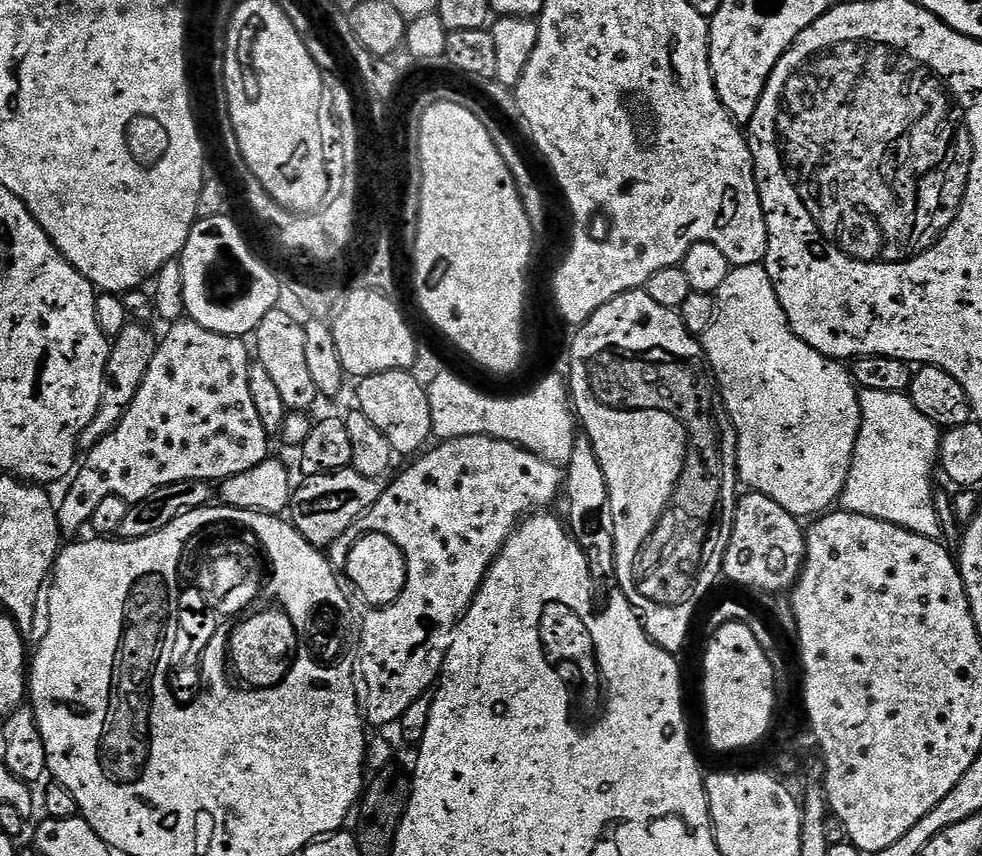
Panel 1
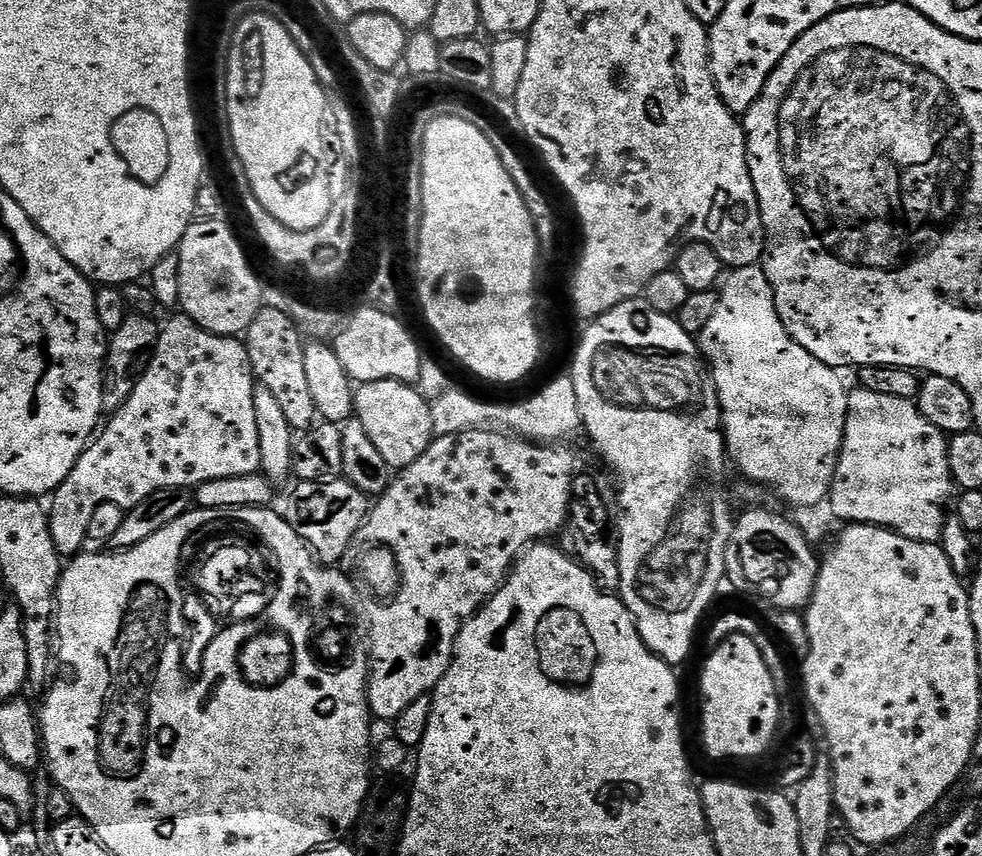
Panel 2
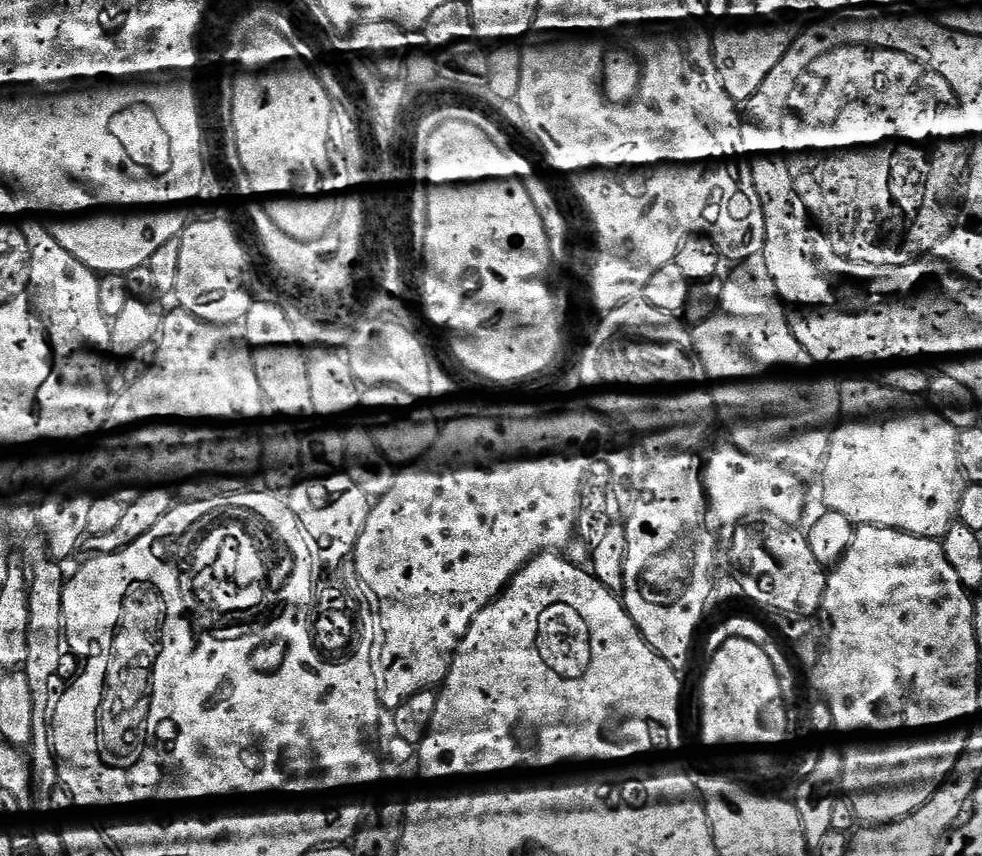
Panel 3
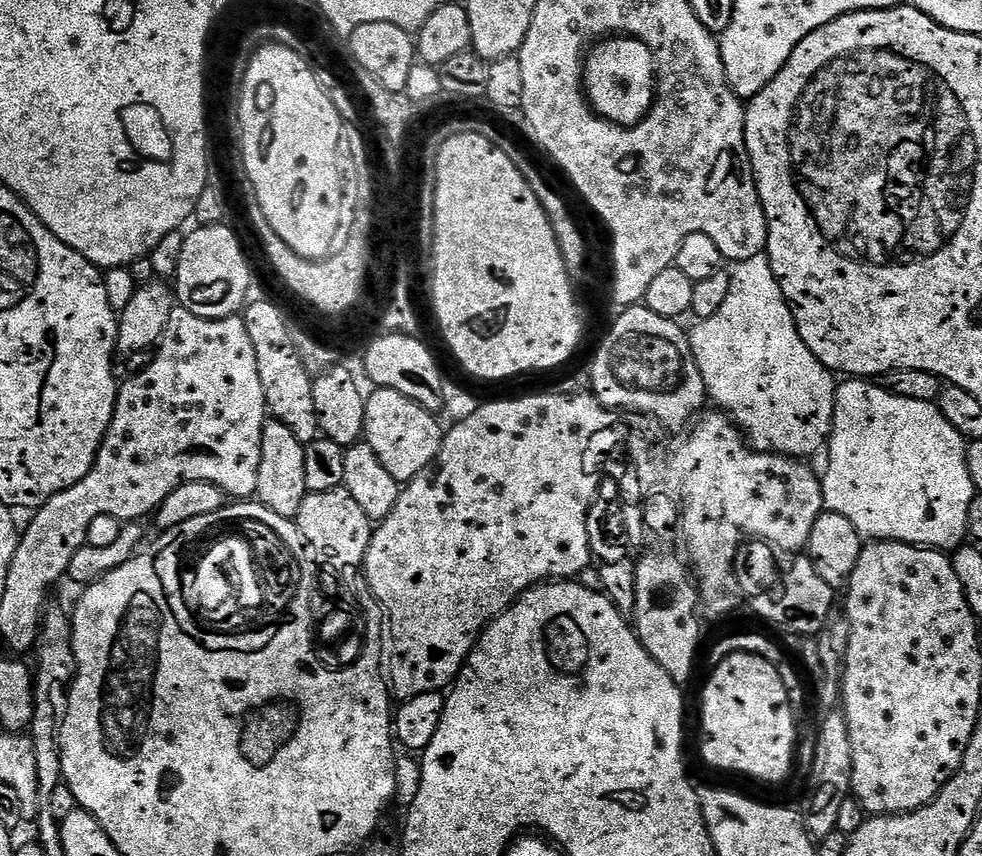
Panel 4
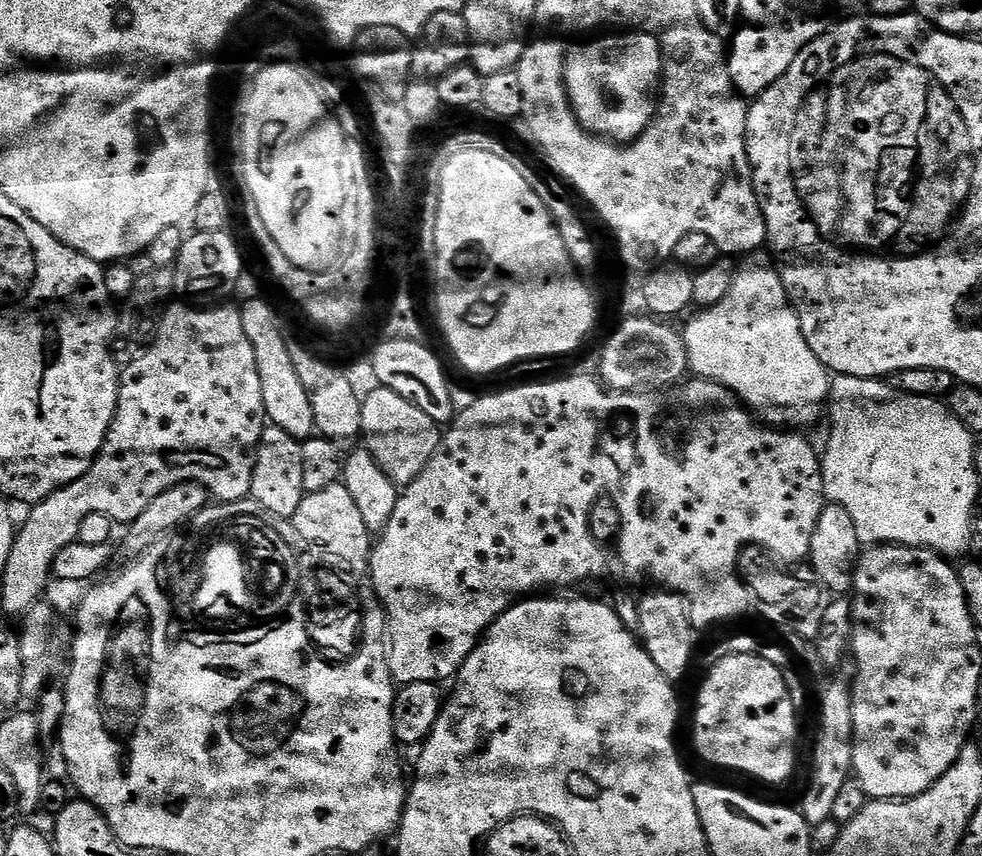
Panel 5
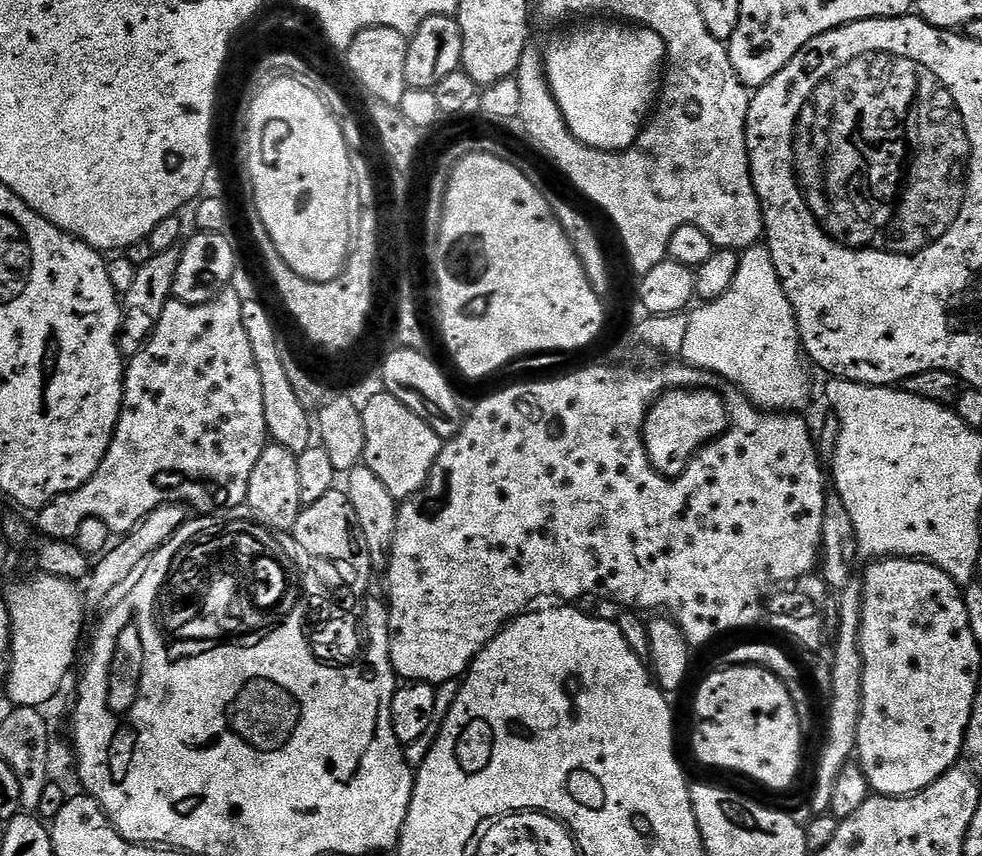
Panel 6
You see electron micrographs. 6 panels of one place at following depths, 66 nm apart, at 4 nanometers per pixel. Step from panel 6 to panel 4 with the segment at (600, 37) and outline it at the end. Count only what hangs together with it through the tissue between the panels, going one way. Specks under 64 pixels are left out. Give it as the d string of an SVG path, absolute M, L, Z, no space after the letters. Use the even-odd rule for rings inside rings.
M635 38L601 39L587 53L582 83L597 116L622 128L631 128L652 111L656 91L656 63L652 51Z

